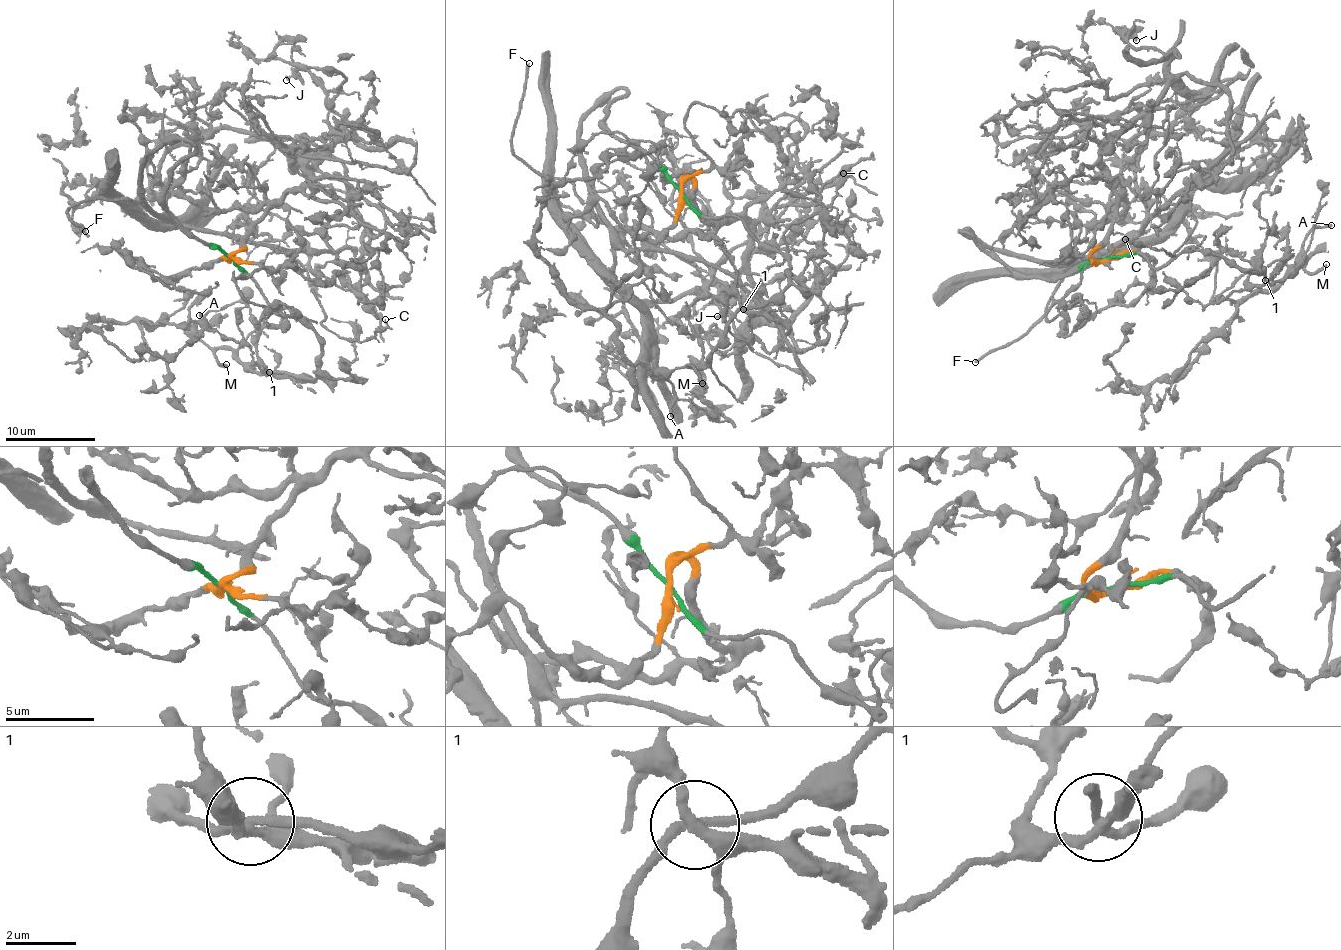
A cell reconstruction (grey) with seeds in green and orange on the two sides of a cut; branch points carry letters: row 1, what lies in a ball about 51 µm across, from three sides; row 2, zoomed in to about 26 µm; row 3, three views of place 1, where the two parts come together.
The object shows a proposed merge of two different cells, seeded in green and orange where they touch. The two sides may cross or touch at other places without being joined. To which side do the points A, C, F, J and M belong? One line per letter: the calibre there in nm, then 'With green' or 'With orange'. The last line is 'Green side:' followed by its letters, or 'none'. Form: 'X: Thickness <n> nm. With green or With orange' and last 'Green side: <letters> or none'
A: Thickness 220 nm. With green
C: Thickness 80 nm. With green
F: Thickness 200 nm. With green
J: Thickness 170 nm. With orange
M: Thickness 280 nm. With green
Green side: A, C, F, M

